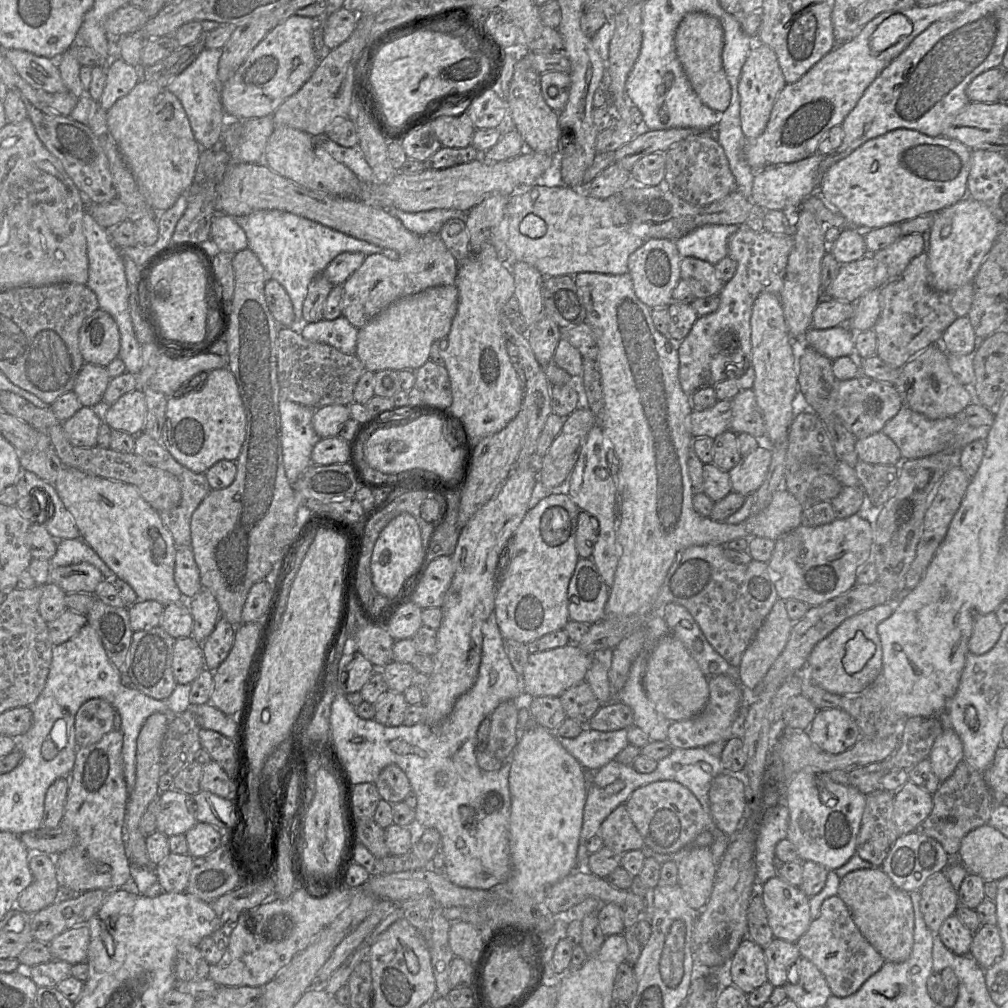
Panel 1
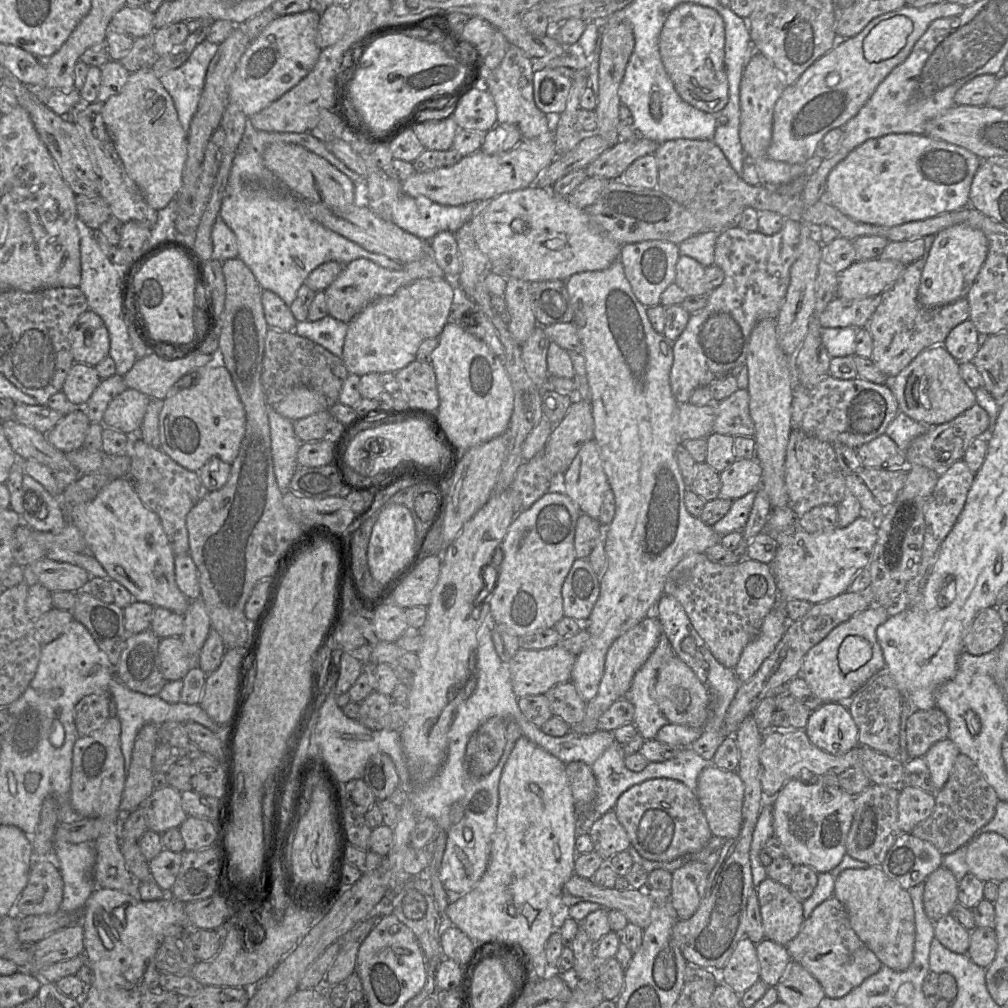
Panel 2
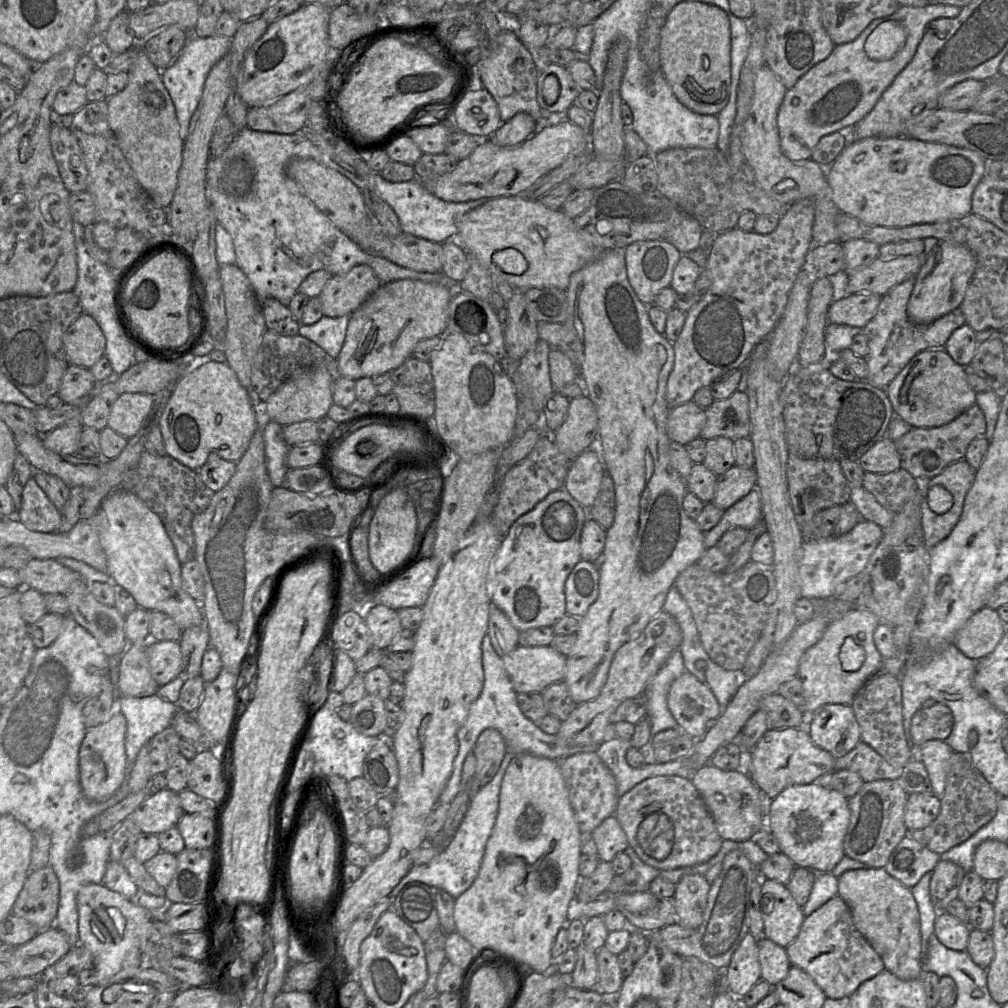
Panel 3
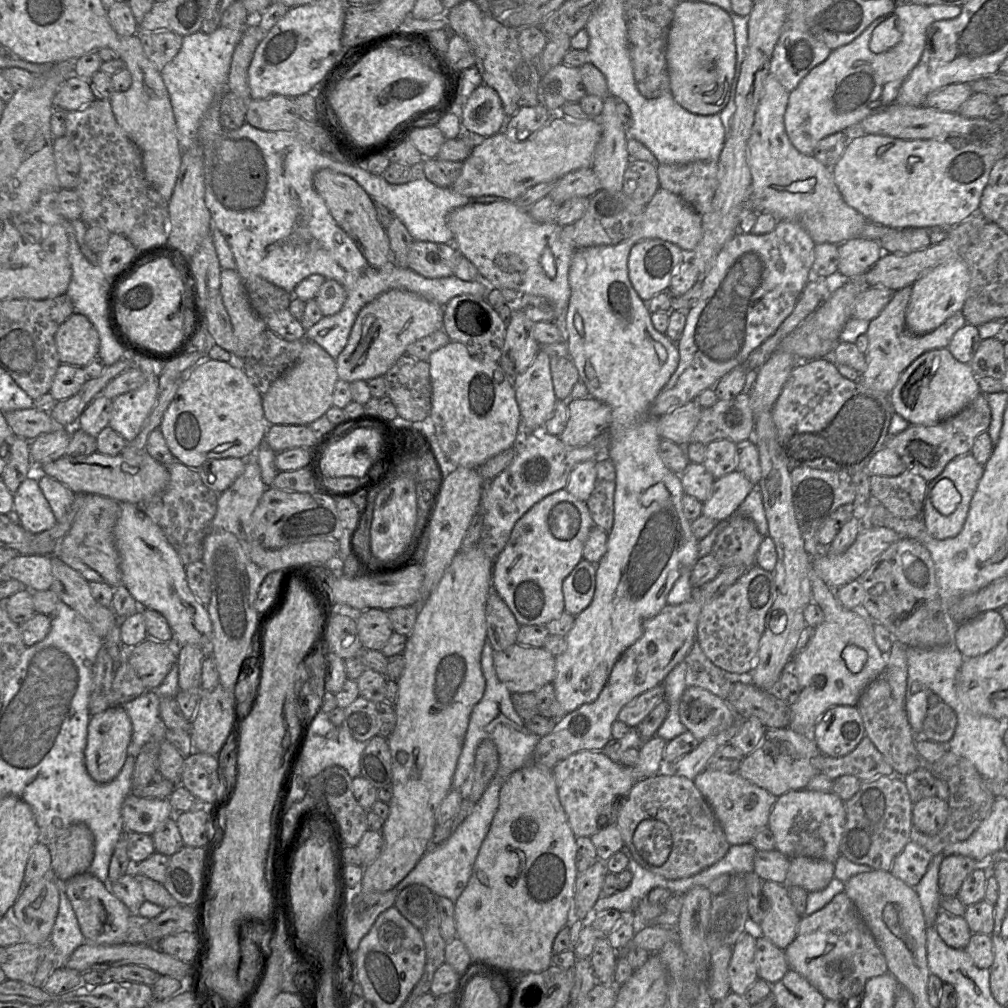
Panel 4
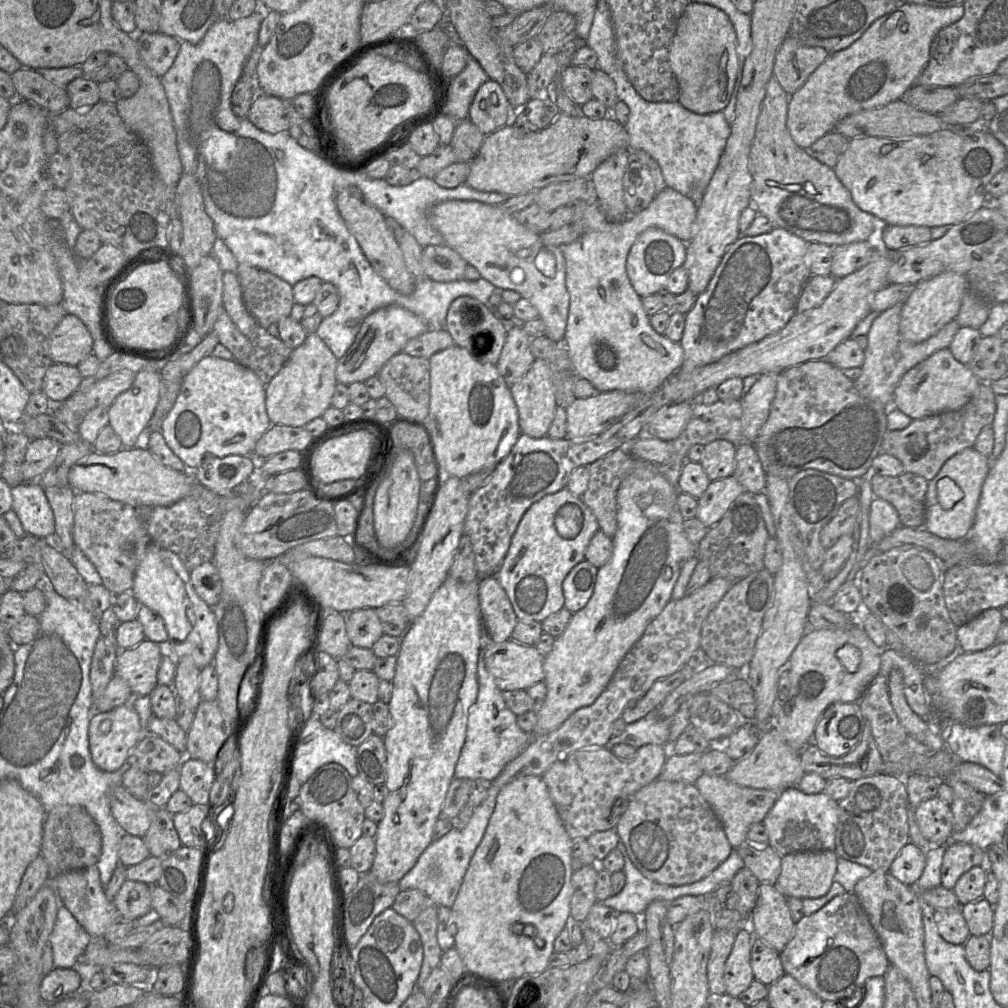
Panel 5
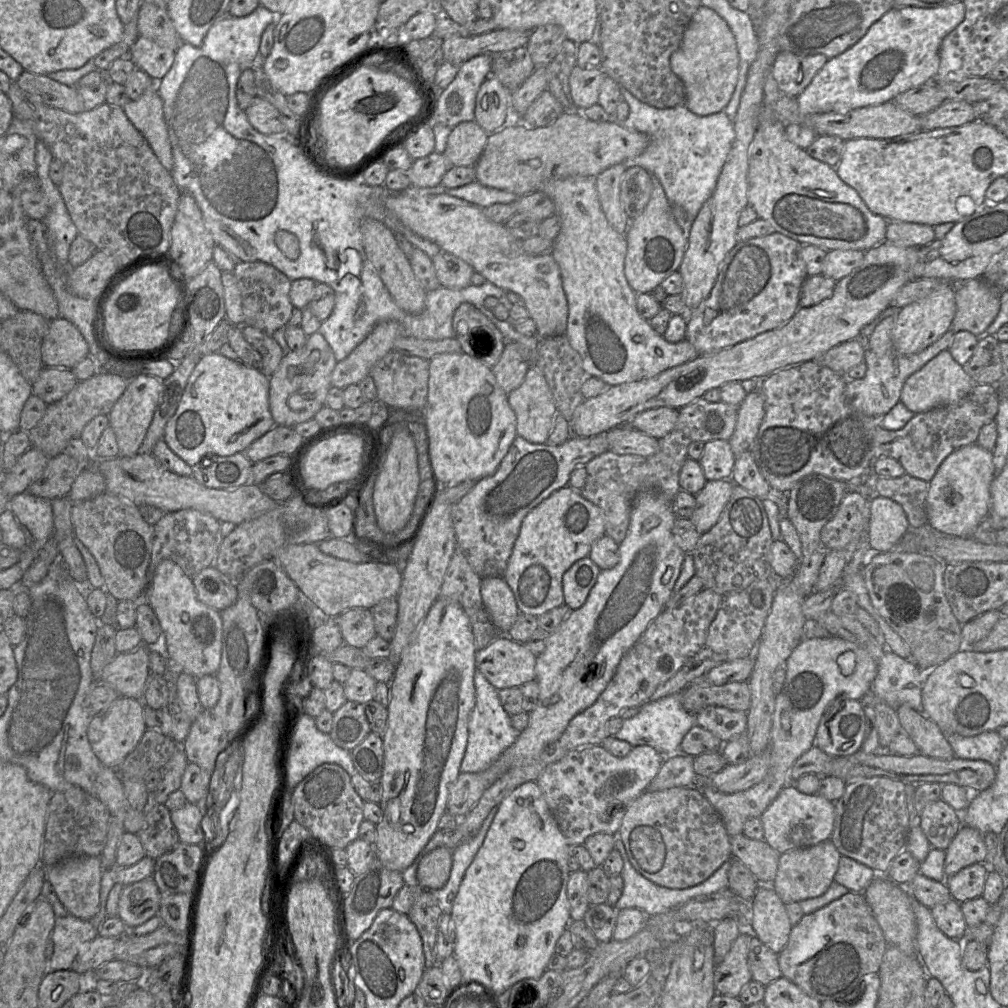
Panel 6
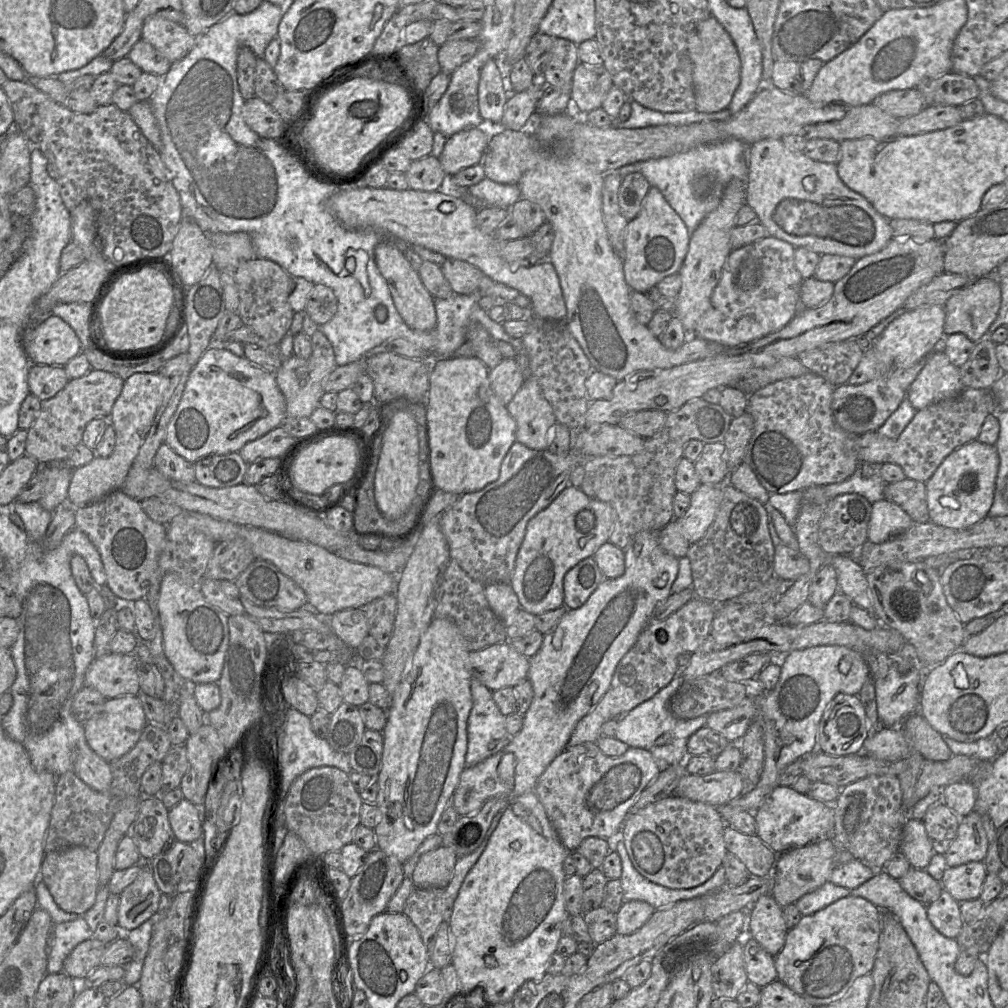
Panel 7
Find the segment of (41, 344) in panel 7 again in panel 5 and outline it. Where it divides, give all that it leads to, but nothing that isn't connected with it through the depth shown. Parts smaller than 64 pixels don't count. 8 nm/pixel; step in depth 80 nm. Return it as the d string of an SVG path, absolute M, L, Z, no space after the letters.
M66 314L49 339L49 357L53 364L77 366L93 353L93 338L83 321Z

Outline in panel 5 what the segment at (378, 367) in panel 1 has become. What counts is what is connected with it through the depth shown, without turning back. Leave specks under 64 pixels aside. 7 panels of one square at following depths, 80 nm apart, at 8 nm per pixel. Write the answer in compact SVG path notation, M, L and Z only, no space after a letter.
M388 305L373 311L363 320L353 344L338 359L337 382L349 385L354 382L365 382L377 376L385 363L401 352L409 340L429 329L422 318L398 305Z

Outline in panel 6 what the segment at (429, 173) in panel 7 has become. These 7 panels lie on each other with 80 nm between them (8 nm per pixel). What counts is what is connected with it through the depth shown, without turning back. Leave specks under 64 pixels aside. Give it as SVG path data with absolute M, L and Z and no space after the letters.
M433 151L424 158L414 160L408 170L411 184L420 188L437 186L450 168L445 155Z

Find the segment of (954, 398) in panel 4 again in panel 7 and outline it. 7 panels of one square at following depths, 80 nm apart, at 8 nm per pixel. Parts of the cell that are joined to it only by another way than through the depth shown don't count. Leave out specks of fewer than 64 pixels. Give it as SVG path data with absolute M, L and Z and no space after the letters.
M934 349L920 373L907 391L907 398L916 411L922 410L939 401L952 398L965 389L959 368L954 366L942 349Z

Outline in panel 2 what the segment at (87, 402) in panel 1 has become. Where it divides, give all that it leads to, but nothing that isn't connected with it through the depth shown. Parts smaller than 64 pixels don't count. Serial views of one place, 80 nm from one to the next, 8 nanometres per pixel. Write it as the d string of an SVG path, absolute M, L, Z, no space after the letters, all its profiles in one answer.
M75 362L62 391L74 406L84 406L101 380L95 366Z

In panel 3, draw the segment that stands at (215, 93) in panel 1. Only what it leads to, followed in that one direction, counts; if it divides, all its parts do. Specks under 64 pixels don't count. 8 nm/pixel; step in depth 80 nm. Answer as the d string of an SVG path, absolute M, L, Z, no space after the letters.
M212 35L206 38L190 36L177 58L163 71L161 78L175 107L179 123L179 133L185 141L188 136L190 120L196 111L203 94L205 80L211 68L230 51L232 38Z

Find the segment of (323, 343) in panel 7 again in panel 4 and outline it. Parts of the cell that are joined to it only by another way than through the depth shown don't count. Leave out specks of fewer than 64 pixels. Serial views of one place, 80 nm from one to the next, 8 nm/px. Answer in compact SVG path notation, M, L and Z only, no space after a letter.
M305 339L297 362L277 378L262 395L268 425L309 425L325 415L333 405L334 387L339 379L336 360L314 341Z

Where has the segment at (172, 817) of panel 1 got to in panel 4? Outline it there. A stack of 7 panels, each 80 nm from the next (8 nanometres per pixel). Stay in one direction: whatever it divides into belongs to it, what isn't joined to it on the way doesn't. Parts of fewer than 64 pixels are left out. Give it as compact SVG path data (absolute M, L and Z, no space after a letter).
M130 793L121 808L126 831L152 835L158 825L175 815L168 799L145 799Z

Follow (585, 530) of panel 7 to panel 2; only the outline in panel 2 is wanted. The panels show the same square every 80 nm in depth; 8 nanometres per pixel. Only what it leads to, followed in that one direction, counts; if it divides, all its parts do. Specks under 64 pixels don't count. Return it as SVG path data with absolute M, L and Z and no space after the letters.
M561 488L549 490L529 508L516 514L500 545L502 561L498 579L494 574L492 580L488 580L491 590L489 604L492 623L503 624L516 636L521 637L538 630L554 628L564 617L562 585L577 558L574 538L580 514L576 503Z

